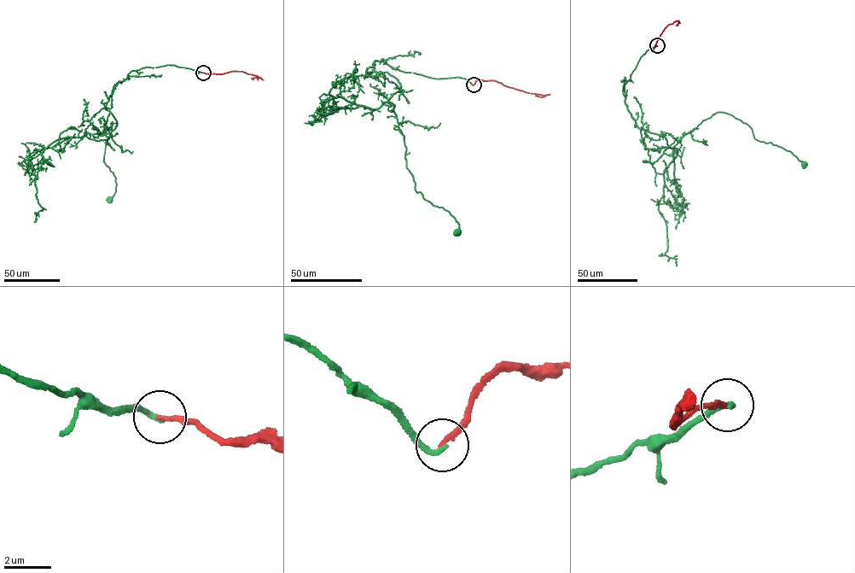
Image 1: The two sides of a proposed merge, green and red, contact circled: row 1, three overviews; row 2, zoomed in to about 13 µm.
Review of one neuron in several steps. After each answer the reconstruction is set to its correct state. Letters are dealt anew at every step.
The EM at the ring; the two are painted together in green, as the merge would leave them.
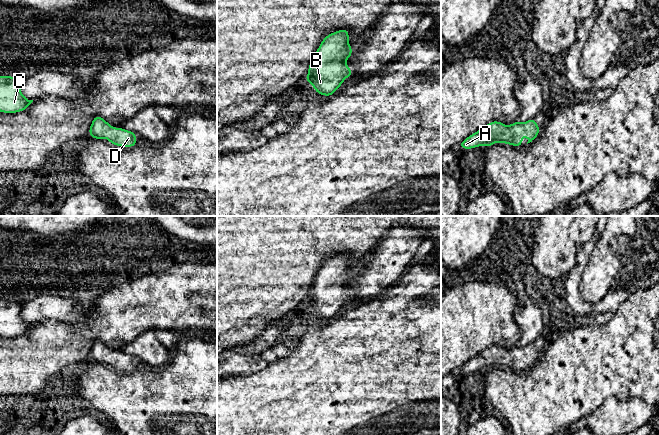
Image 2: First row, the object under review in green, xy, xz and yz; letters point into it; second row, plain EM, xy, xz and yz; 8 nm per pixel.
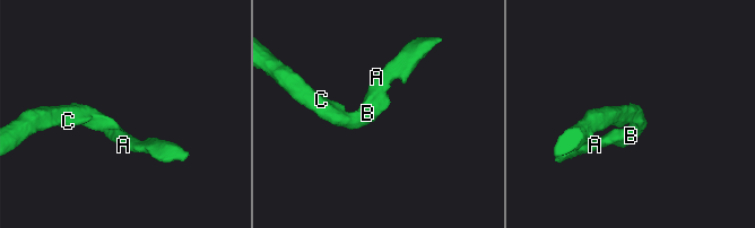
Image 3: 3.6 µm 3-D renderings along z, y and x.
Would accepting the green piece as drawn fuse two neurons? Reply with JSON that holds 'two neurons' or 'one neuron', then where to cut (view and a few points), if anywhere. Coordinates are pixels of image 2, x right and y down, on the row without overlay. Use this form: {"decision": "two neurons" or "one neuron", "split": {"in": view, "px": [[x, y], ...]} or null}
{"decision": "one neuron", "split": null}

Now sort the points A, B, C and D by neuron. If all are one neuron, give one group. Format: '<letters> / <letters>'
A B C D

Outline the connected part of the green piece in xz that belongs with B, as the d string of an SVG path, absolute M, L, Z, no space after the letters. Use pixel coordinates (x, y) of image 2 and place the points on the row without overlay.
M347 253L333 256L322 264L305 301L318 318L331 320L352 300L352 294L345 286L351 281L352 273Z

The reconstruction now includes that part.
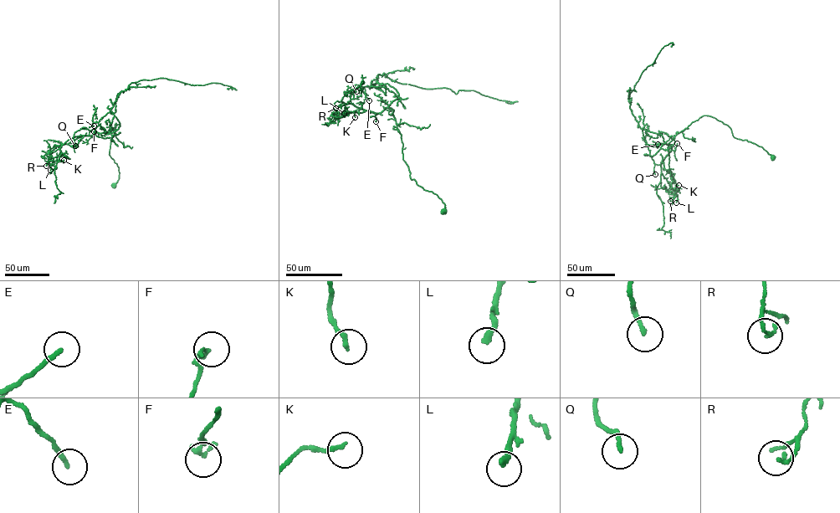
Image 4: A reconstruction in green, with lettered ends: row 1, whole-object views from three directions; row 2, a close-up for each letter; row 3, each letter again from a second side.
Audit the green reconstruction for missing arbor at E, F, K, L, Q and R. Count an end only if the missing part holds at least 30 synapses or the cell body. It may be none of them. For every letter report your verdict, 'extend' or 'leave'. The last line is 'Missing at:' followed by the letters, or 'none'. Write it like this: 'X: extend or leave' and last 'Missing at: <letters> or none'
E: leave
F: leave
K: leave
L: leave
Q: extend
R: leave
Missing at: Q

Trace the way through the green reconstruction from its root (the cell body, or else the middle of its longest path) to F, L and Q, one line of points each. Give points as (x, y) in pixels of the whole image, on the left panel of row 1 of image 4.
F: (114, 185), (120, 172), (109, 154), (116, 123), (109, 133), (96, 132), (92, 137), (94, 131)
L: (114, 185), (120, 172), (109, 154), (116, 123), (109, 133), (77, 135), (56, 146), (46, 154), (50, 170)
Q: (114, 185), (120, 172), (109, 154), (116, 123), (109, 133), (74, 135), (75, 146)

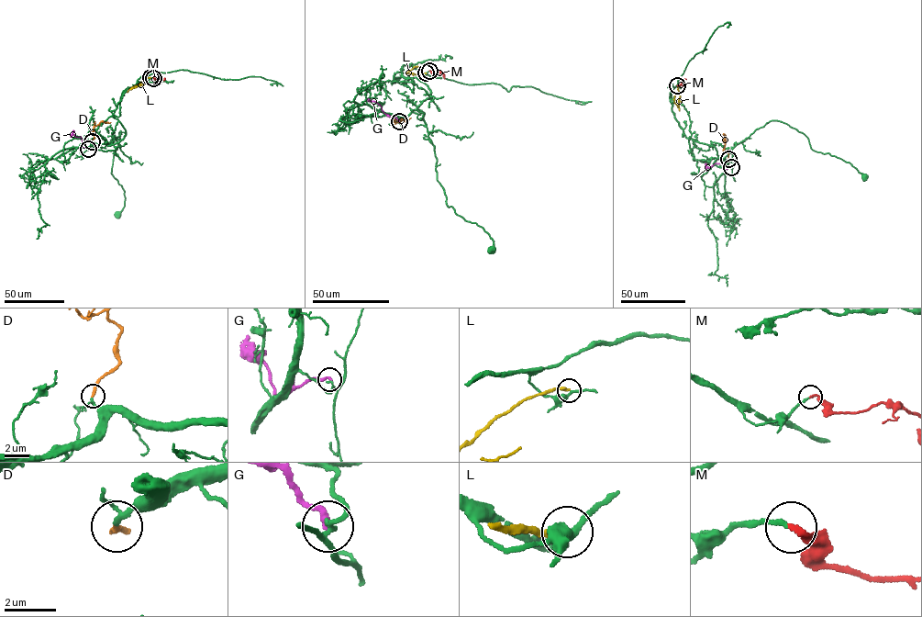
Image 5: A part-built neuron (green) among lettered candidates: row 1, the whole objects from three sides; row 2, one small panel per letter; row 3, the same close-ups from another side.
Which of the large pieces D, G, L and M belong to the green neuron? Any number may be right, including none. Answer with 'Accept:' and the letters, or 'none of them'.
Accept: D, M

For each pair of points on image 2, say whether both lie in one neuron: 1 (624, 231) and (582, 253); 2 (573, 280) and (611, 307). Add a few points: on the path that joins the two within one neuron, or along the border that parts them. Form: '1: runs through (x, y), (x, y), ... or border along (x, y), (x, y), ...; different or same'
1: border along (605, 226), (589, 255), (587, 264), (583, 268); different
2: runs through (573, 293), (586, 308), (598, 308); same

